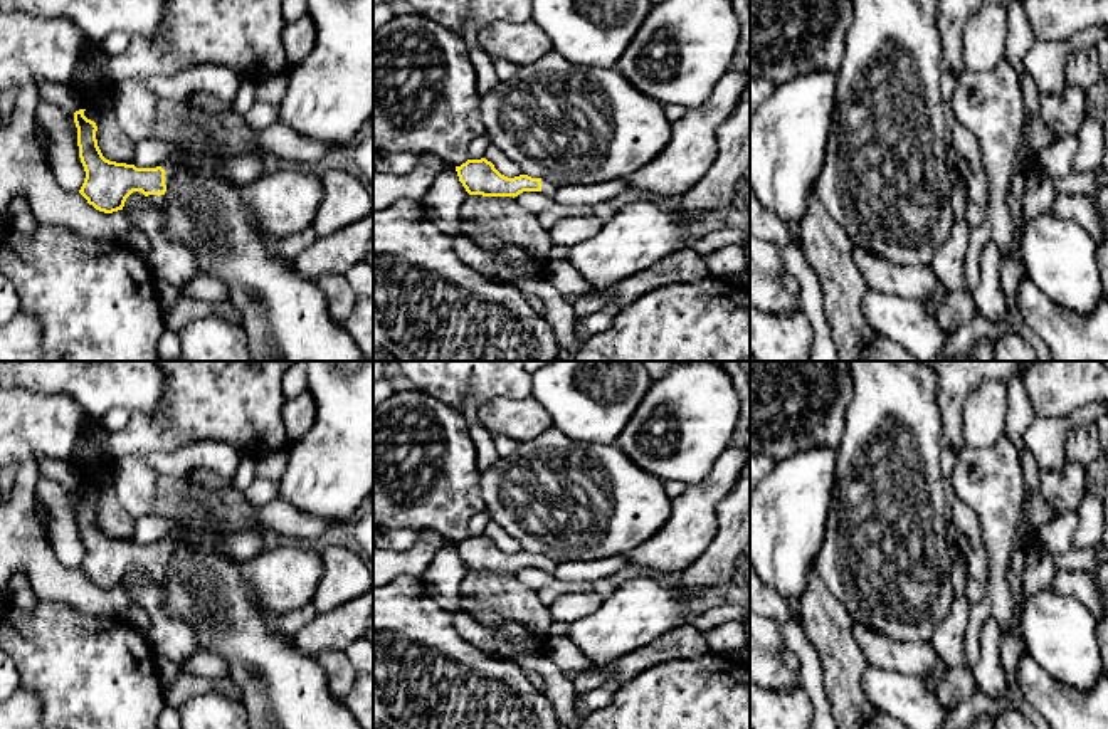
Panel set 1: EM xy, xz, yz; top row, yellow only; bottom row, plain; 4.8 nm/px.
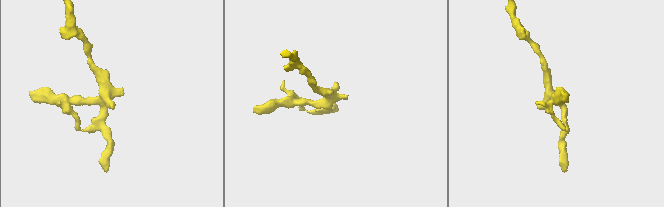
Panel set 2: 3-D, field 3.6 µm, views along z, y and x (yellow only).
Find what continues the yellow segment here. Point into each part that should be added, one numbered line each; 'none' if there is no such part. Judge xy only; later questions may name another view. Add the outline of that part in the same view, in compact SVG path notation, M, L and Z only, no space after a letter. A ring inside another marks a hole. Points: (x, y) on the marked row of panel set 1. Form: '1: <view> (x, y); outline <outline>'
1: xy (148, 153); outline M143 139L135 143L133 165L136 168L165 170L166 191L163 195L148 195L146 202L161 208L168 202L168 188L175 176L175 163L171 161L173 148L163 139Z

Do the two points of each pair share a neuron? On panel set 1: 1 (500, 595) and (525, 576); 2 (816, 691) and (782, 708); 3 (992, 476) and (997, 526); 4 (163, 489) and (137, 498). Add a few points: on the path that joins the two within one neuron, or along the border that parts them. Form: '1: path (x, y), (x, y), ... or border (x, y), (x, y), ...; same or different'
1: border (513, 575), (535, 592); different
2: border (802, 687), (814, 711); different
3: path (994, 487), (997, 492), (997, 514); same
4: border (157, 474), (157, 508), (160, 513); different

